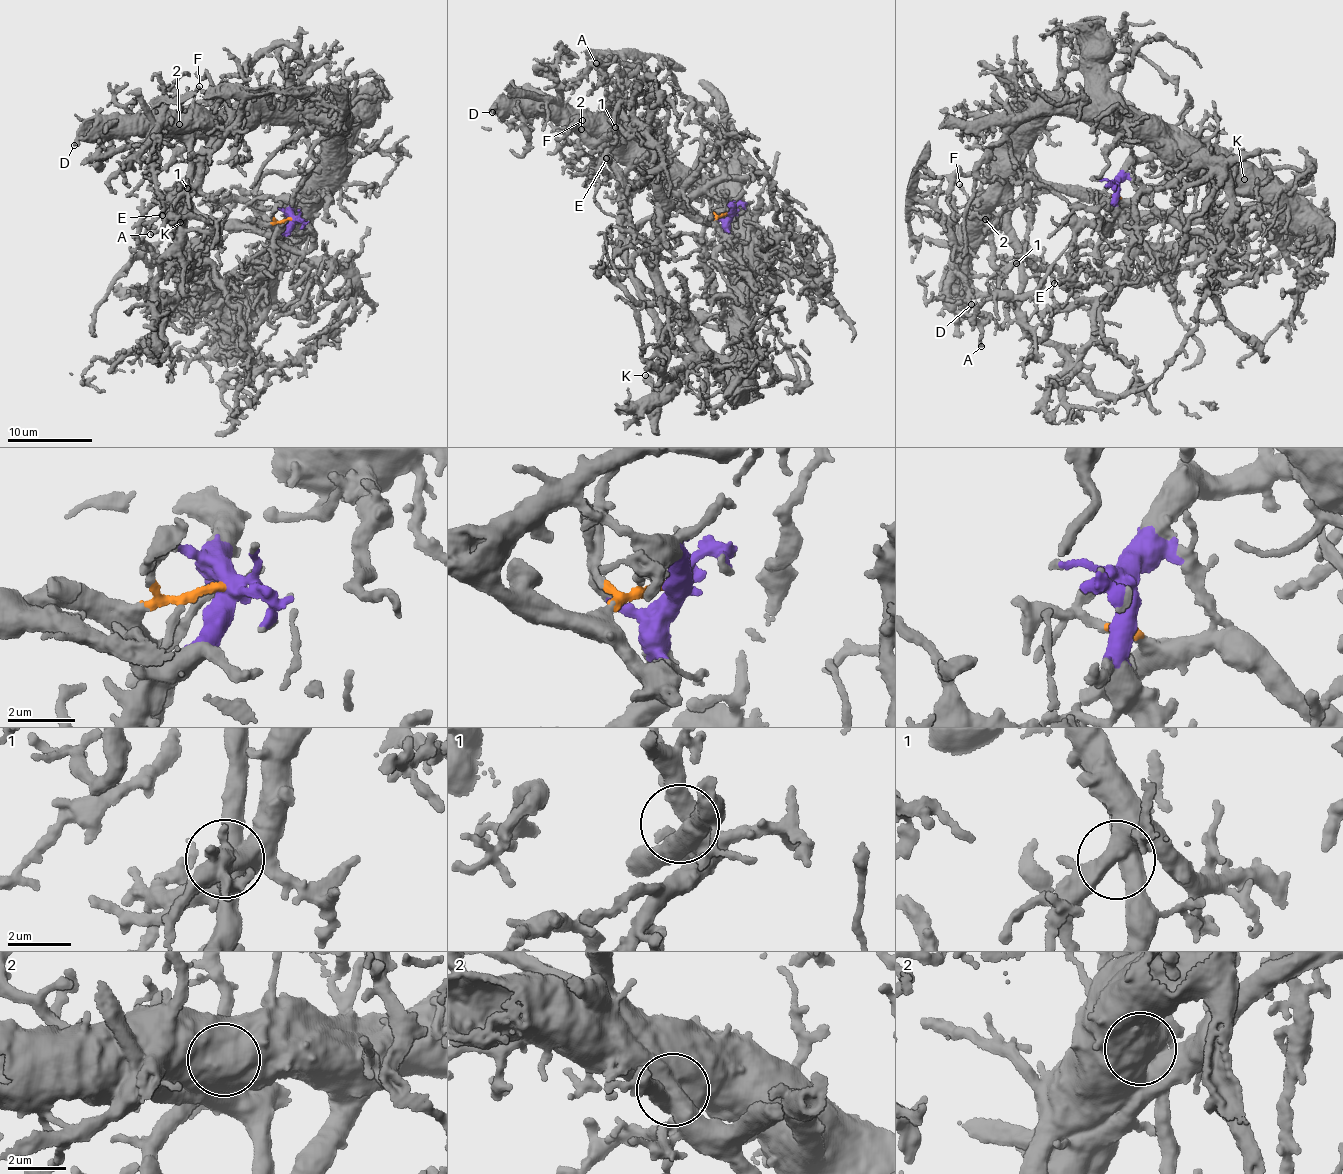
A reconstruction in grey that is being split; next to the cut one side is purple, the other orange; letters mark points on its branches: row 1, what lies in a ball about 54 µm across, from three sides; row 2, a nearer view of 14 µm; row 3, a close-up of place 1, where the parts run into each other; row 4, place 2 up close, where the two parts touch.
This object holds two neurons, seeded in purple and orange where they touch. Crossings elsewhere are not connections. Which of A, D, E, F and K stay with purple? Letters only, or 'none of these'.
D, E, F

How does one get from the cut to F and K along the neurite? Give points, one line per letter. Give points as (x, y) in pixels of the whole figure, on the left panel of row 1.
F: (290, 219), (291, 204), (316, 195), (330, 163), (325, 139), (314, 126), (201, 110), (194, 101), (199, 87)
K: (290, 219), (266, 224), (216, 221), (184, 199), (175, 214), (188, 243), (182, 262), (176, 256), (181, 221)

